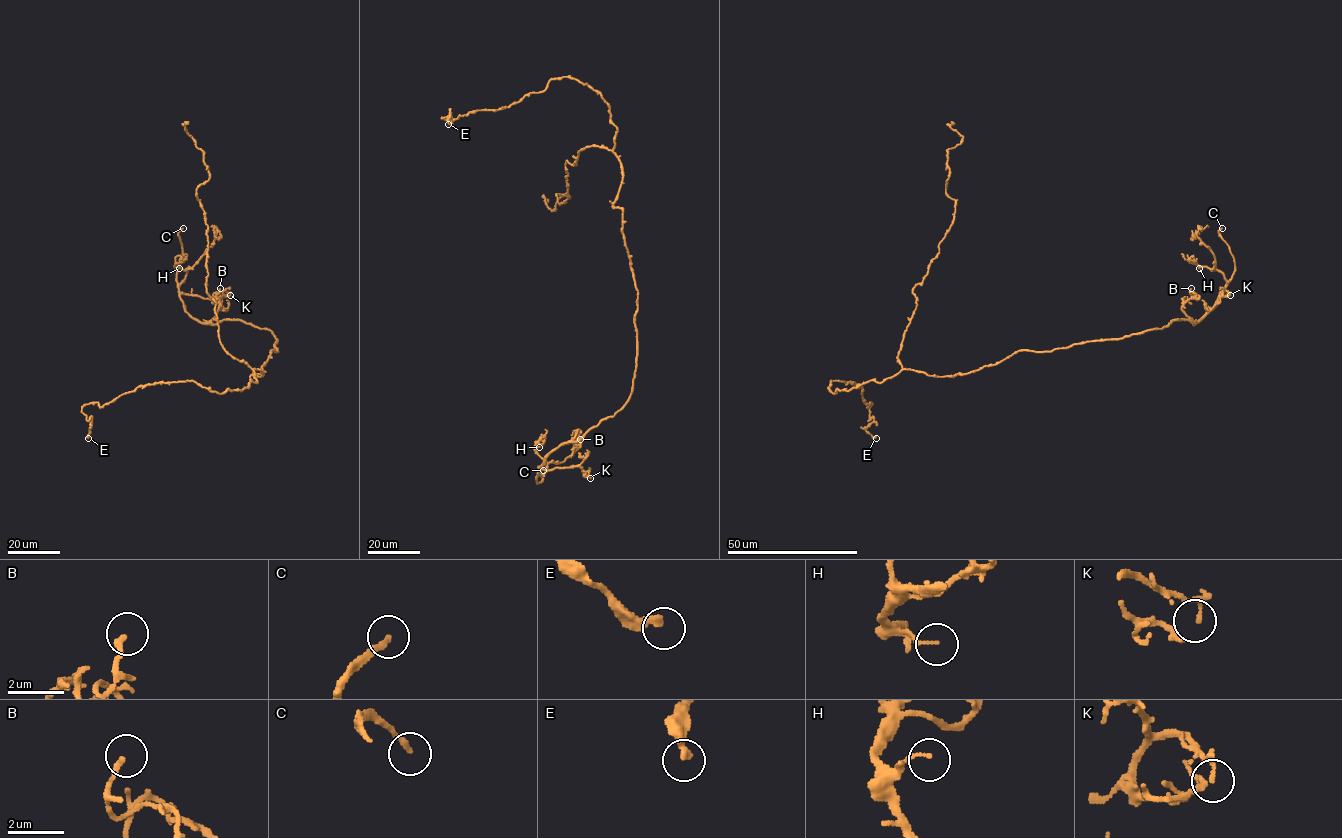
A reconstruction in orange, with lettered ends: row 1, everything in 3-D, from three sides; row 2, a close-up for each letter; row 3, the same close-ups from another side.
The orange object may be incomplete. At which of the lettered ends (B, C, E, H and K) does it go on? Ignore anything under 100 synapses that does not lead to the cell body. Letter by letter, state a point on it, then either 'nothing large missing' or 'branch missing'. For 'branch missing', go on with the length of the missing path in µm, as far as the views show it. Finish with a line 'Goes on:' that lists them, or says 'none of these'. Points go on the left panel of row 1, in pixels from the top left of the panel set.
B: at (220, 288); nothing large missing
C: at (183, 228); branch missing; about 8 µm are missing
E: at (88, 438); nothing large missing
H: at (179, 268); nothing large missing
K: at (230, 295); nothing large missing
Goes on: C

